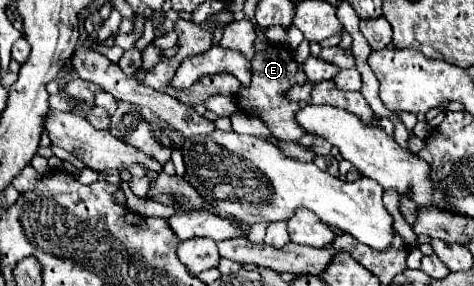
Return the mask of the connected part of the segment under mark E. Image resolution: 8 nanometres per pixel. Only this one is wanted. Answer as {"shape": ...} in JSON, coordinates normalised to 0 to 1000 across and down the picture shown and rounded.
{"shape":[[[540,87],[536,164],[540,164],[540,192],[532,206],[532,283],[523,304],[506,304],[506,318],[498,325],[498,360],[519,402],[544,409],[549,423],[557,423],[578,479],[586,479],[595,493],[629,493],[633,479],[650,472],[641,458],[641,444],[633,444],[633,430],[624,423],[624,395],[641,367],[637,360],[612,360],[599,339],[599,318],[624,290],[646,283],[637,227],[620,213],[612,171],[603,157],[578,157],[561,136],[561,94]]]}

